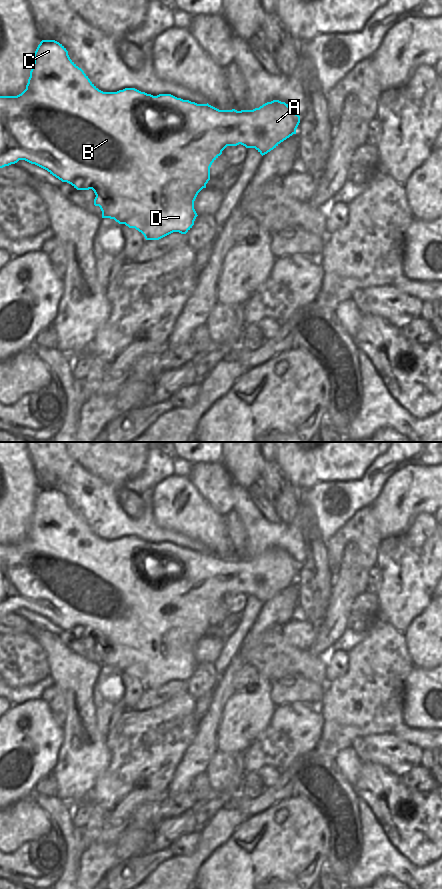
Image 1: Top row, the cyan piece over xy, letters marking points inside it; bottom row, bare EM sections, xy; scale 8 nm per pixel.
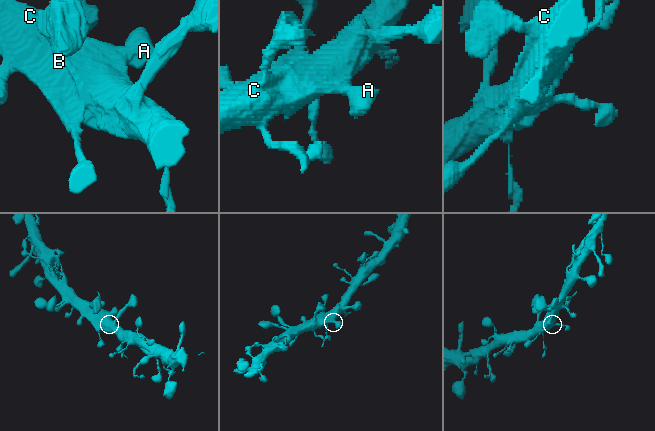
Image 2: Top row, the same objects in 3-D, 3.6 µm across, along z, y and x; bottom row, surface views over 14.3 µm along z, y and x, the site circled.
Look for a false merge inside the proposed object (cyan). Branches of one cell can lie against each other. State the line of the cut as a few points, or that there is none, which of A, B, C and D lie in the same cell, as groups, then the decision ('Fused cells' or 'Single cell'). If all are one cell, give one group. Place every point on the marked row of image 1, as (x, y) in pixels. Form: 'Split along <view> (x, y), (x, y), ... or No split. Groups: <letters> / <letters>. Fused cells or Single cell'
No split. Groups: A B C D. Single cell.

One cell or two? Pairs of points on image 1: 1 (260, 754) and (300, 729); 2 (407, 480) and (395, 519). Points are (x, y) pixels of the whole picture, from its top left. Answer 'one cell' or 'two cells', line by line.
1: one cell
2: one cell

